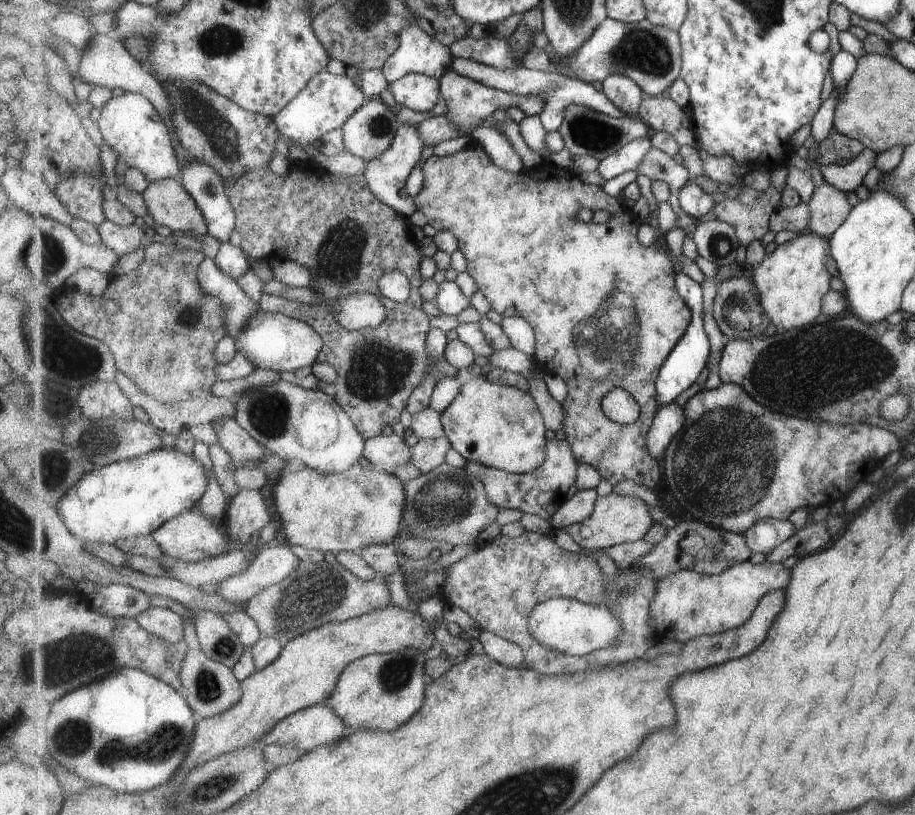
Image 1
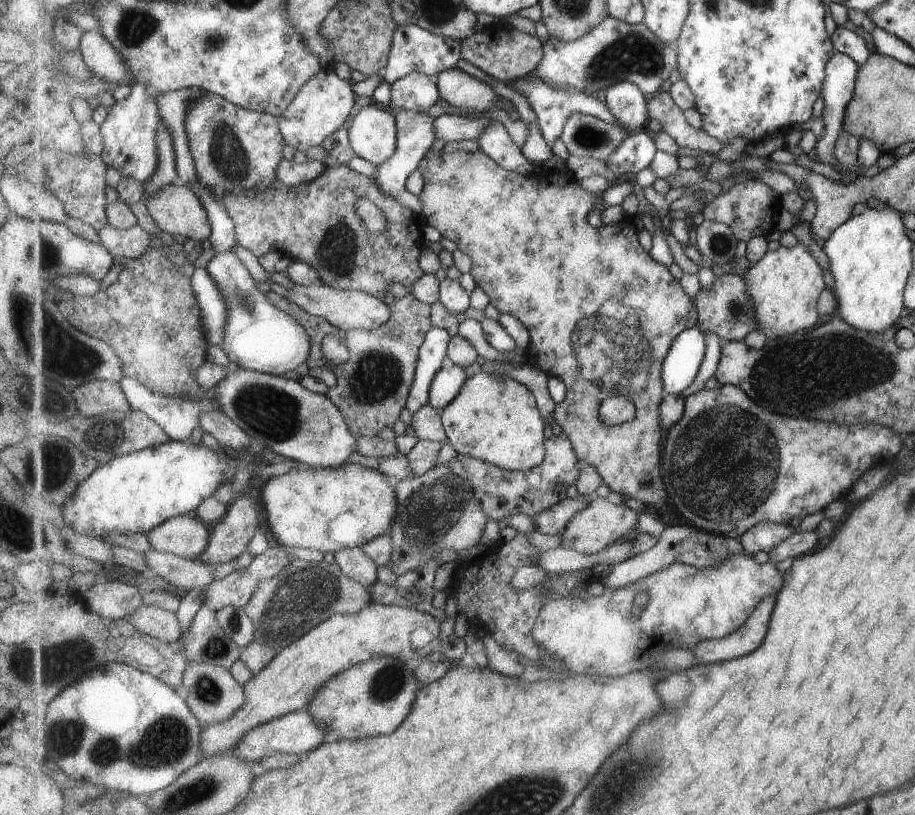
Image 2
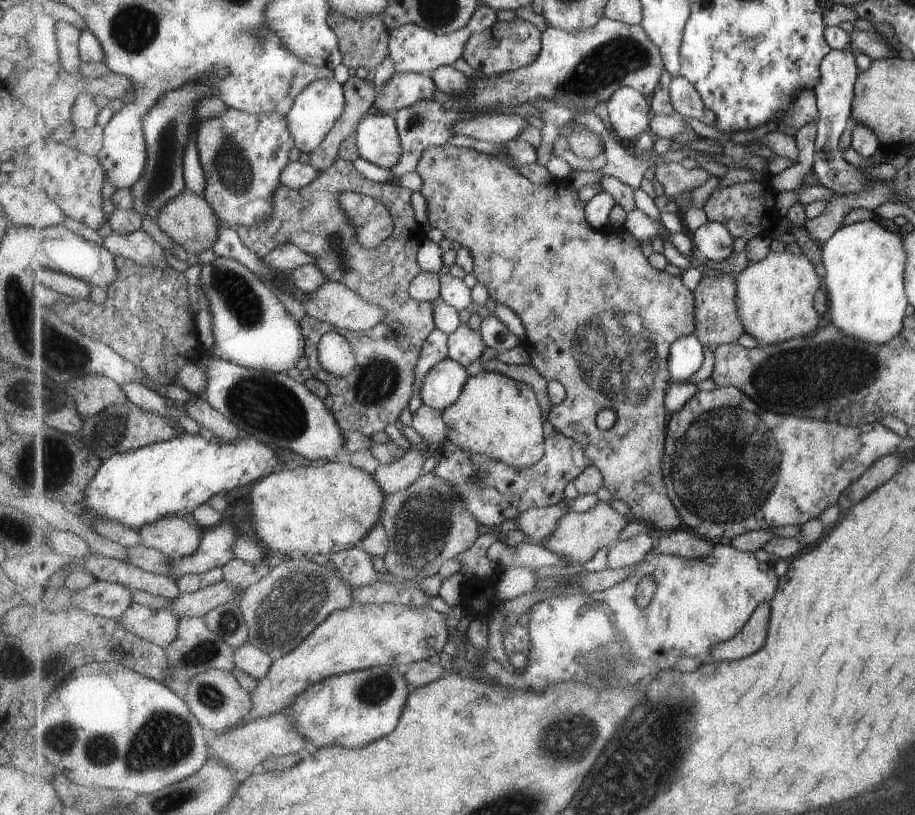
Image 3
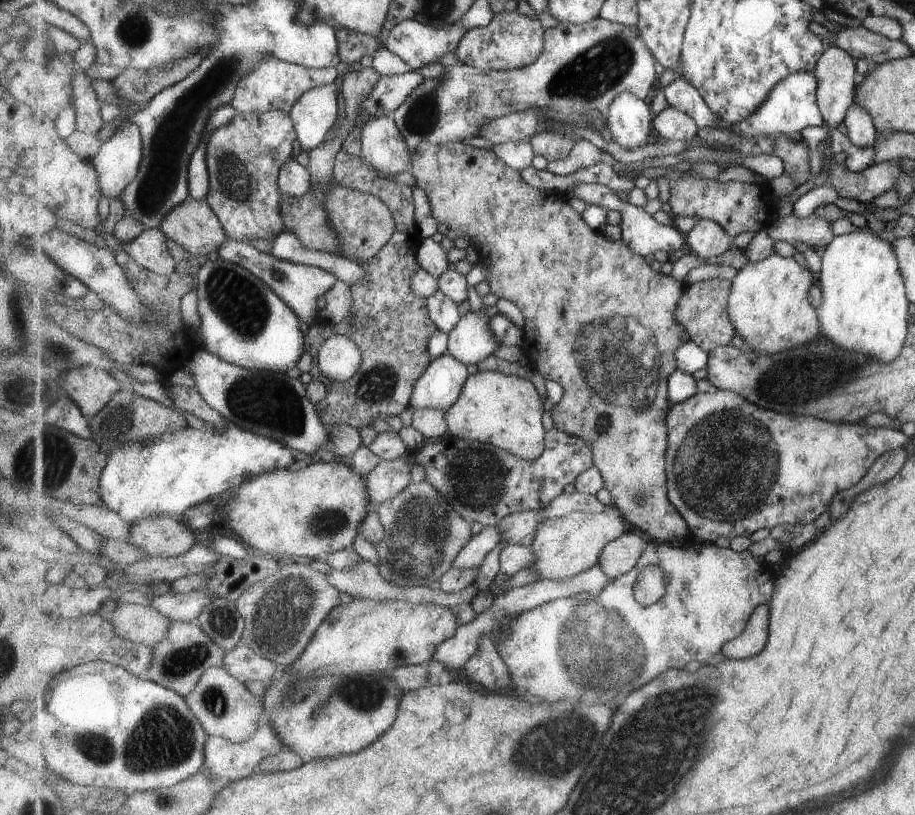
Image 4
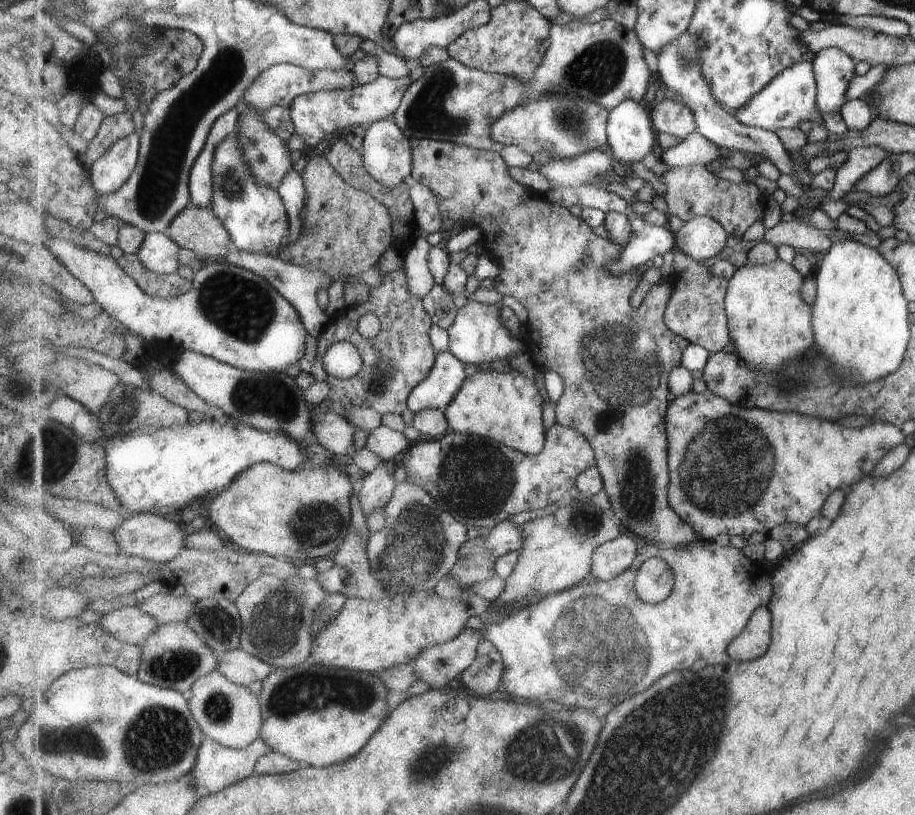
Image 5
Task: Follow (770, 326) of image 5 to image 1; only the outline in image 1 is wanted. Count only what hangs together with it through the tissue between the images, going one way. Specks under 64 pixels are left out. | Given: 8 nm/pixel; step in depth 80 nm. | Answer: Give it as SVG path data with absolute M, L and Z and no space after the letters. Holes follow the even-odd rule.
M807 230L777 246L755 269L752 280L761 293L762 307L778 331L803 328L813 324L822 314L822 300L831 288L831 276L826 265L830 254L830 238Z

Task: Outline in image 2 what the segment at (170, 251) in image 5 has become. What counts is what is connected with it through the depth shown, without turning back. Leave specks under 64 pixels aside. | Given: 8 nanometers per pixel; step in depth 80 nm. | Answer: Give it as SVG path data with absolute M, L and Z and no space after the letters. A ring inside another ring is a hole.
M107 224L100 230L100 237L105 248L119 260L141 258L152 247L151 234L138 225L130 229L118 229Z

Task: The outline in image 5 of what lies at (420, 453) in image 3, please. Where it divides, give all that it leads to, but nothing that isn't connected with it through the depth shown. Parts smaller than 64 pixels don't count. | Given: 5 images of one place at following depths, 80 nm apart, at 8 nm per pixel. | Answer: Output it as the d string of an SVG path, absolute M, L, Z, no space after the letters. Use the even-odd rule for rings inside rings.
M381 461L371 473L365 475L358 484L358 498L365 516L369 516L373 510L382 509L389 504L398 487L393 478L396 464L389 461Z

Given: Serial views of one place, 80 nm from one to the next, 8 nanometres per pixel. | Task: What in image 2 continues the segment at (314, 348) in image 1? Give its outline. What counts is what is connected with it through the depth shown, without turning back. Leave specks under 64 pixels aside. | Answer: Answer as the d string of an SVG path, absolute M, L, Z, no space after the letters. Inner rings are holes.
M235 251L219 254L209 262L207 270L226 300L227 322L222 349L229 360L243 369L282 376L299 368L312 352L312 338L305 325L285 312L269 292L263 292L249 268Z

